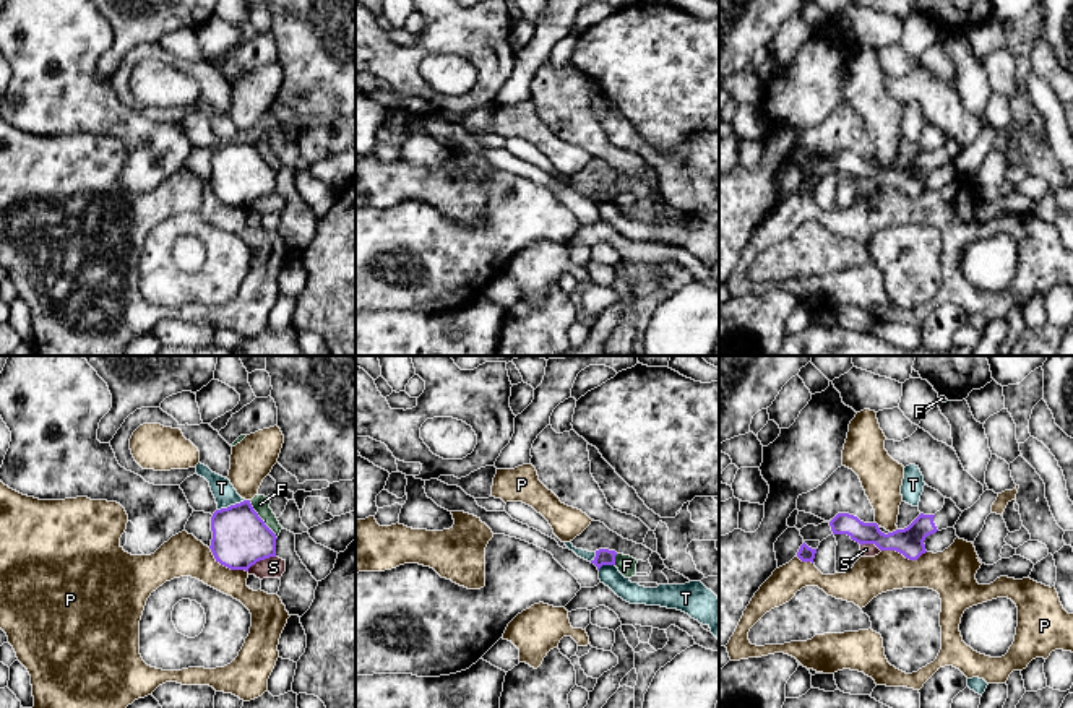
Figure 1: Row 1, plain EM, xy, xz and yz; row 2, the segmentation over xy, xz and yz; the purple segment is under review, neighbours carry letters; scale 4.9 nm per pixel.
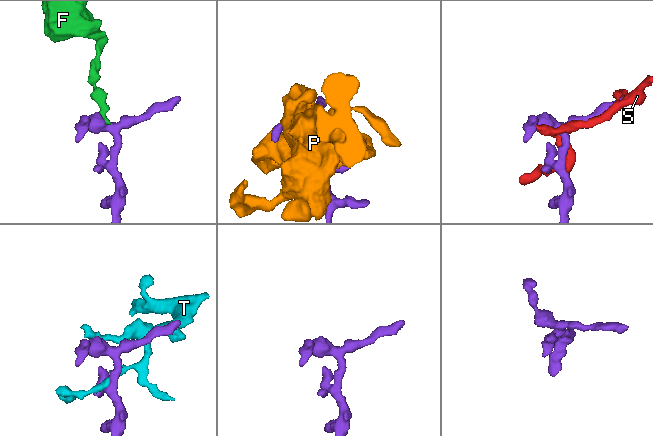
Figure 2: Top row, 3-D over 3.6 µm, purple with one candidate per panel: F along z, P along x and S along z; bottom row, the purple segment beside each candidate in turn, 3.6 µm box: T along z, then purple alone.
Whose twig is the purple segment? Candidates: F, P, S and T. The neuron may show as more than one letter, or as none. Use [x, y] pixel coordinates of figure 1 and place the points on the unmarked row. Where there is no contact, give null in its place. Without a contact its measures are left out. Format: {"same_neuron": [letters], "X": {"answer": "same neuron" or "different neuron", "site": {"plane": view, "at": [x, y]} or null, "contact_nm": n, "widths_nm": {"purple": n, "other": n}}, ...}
{"same_neuron": [], "F": {"answer": "different neuron", "site": {"plane": "xy", "at": [262, 156]}, "contact_nm": 240, "widths_nm": {"purple": 280, "other": 90}}, "P": {"answer": "different neuron", "site": {"plane": "xy", "at": [226, 202]}, "contact_nm": 240, "widths_nm": {"purple": 280, "other": 200}}, "S": {"answer": "different neuron", "site": {"plane": "xy", "at": [260, 195]}, "contact_nm": 160, "widths_nm": {"purple": 280, "other": 110}}, "T": {"answer": "different neuron", "site": {"plane": "xy", "at": [231, 142]}, "contact_nm": 150, "widths_nm": {"purple": 280, "other": 110}}}

